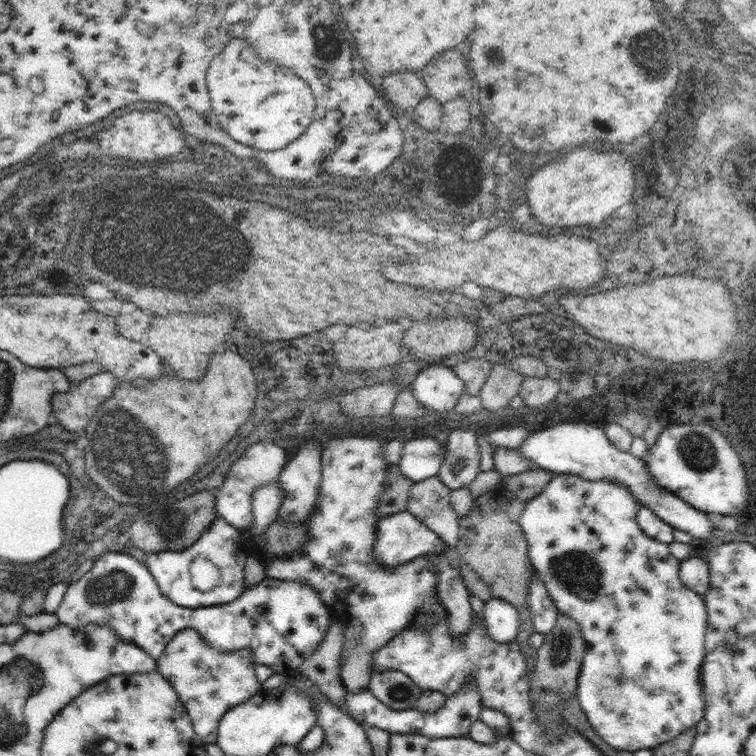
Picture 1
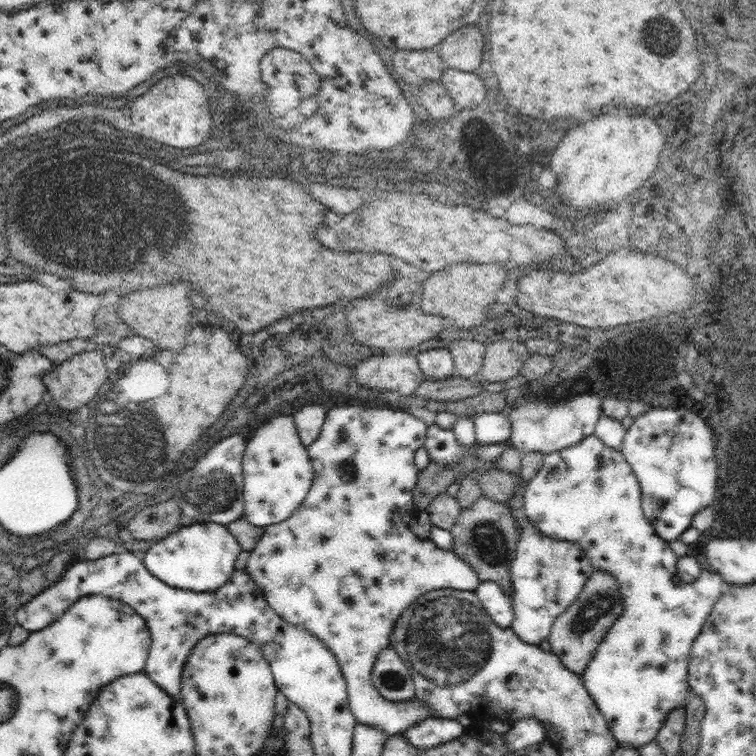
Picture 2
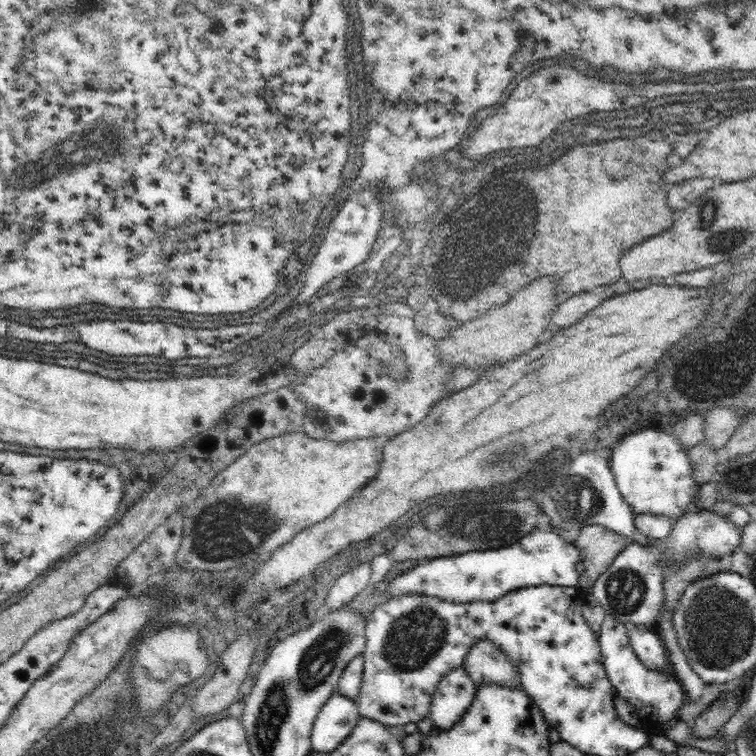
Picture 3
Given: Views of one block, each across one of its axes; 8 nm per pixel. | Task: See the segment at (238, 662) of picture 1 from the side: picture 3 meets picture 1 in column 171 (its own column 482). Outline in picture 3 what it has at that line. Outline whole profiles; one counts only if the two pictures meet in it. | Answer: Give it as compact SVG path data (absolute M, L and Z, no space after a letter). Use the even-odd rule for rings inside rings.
M478 640L464 656L462 664L476 692L482 688L506 688L522 690L522 678L518 666L504 650L496 648L492 640Z

